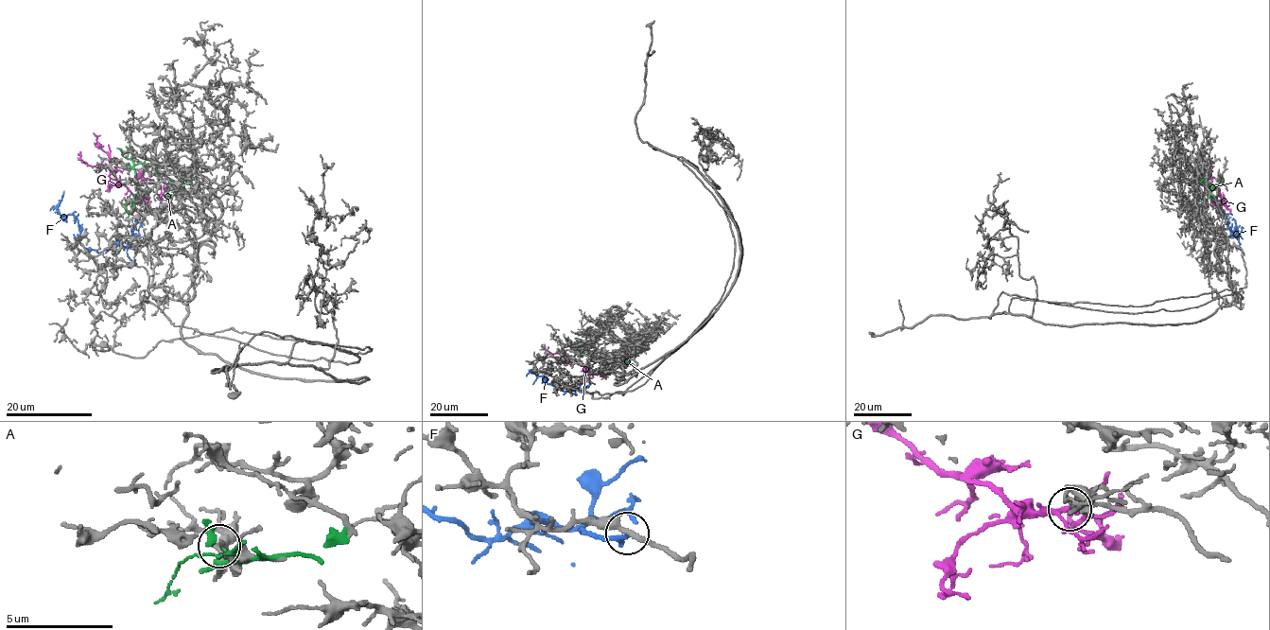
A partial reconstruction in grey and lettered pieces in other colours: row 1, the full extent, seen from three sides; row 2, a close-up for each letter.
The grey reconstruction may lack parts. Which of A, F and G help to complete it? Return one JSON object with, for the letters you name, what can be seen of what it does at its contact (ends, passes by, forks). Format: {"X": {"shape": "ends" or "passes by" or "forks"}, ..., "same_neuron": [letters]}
{"F": {"shape": "passes by"}, "same_neuron": ["F"]}

